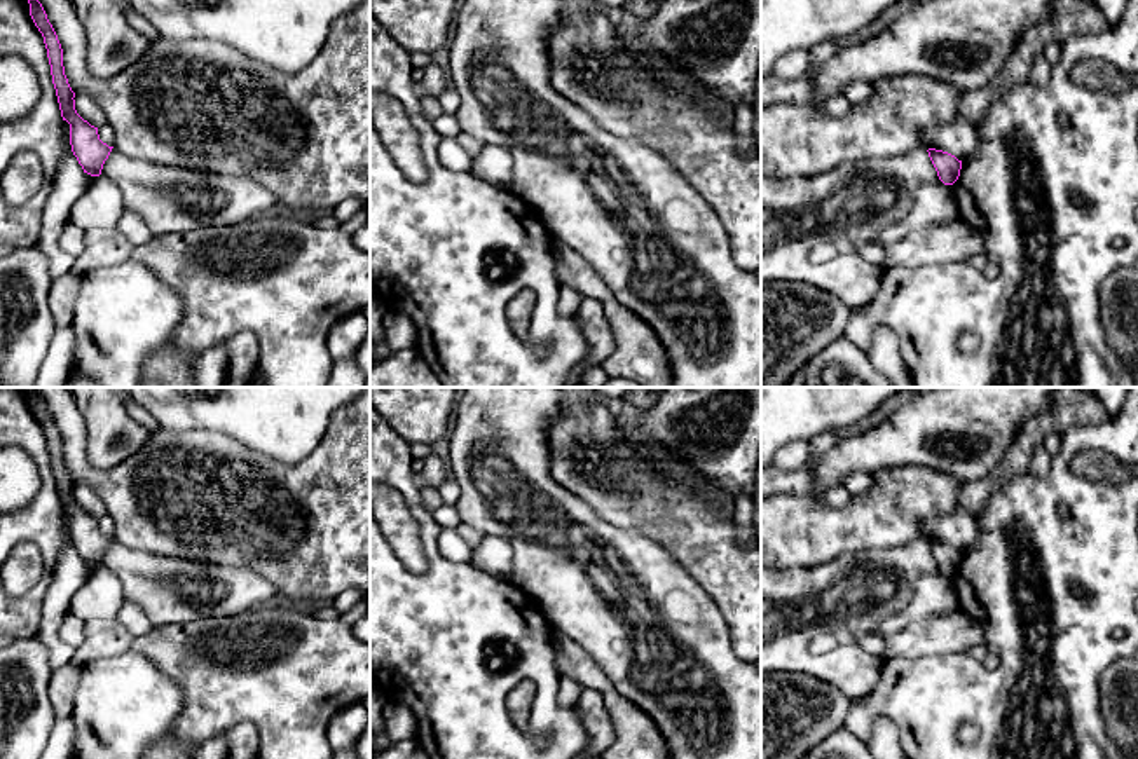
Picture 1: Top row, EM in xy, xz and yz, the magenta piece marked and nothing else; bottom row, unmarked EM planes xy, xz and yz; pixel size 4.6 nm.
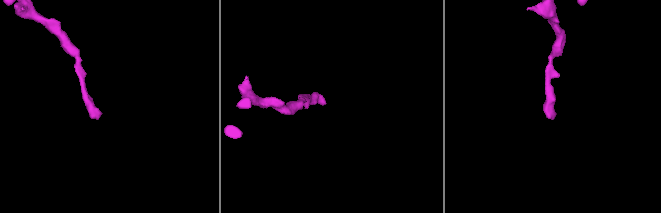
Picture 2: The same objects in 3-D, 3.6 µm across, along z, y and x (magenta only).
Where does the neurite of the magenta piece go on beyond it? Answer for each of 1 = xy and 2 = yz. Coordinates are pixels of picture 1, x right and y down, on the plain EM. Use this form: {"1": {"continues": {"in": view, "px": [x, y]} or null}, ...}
{"1": {"continues": null}, "2": {"continues": null}}

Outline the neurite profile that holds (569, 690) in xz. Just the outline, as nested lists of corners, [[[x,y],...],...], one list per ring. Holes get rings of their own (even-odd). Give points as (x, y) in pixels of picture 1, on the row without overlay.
[[[567,675],[560,677],[560,687],[559,687],[559,694],[557,694],[560,707],[564,707],[564,708],[574,707],[579,693],[581,693],[579,682],[576,682],[572,677],[567,677]]]

